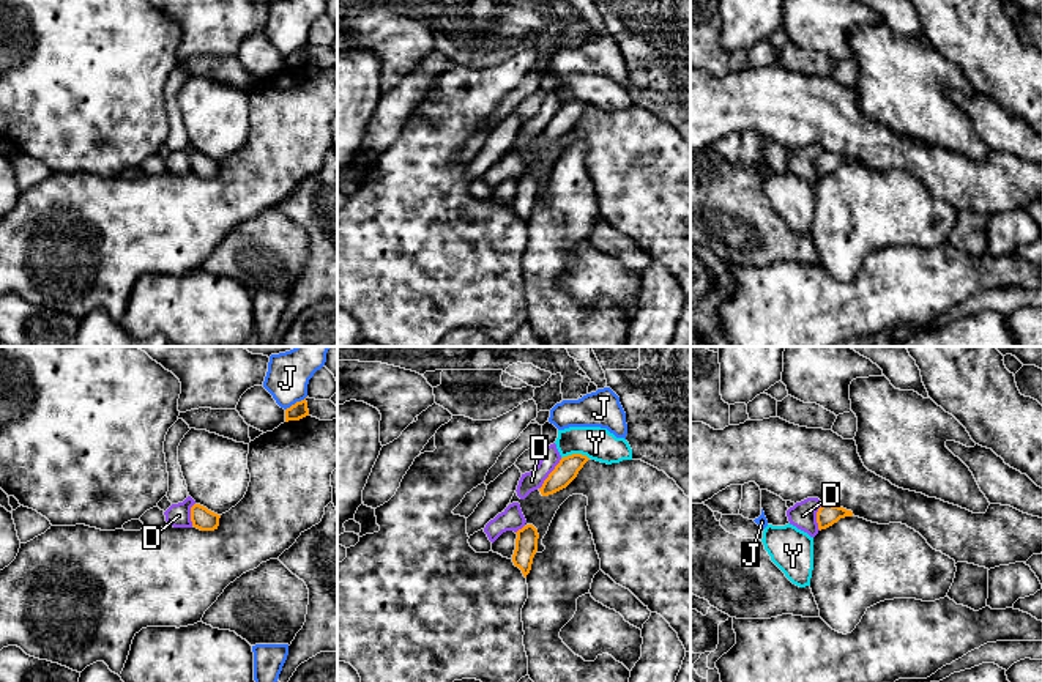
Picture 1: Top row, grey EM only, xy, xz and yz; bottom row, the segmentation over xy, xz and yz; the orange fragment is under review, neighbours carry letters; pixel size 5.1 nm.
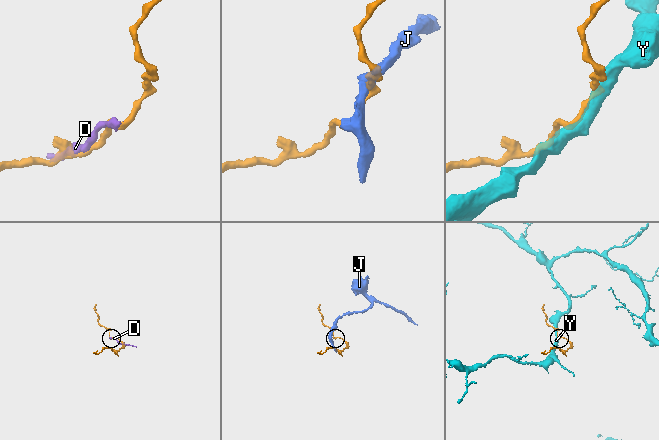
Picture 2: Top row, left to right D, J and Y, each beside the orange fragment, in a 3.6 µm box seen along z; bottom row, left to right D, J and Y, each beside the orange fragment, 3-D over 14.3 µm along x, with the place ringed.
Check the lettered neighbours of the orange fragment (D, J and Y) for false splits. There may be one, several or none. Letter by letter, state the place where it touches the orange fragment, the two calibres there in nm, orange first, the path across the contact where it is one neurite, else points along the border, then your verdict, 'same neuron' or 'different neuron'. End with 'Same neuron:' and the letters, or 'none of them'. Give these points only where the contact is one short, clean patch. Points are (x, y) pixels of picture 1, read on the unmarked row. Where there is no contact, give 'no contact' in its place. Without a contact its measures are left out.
D: xz (549, 122) | 120/100 nm | different neuron
J: xy (297, 49) | 90/220 nm | different neuron
Y: xz (574, 101) | 120/170 nm | different neuron
Same neuron: none of them

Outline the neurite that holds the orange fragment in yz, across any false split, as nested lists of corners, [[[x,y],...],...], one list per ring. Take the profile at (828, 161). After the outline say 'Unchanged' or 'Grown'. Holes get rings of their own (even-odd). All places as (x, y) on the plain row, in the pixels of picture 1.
[[[823,151],[817,159],[818,176],[826,176],[845,164],[853,164],[853,159],[839,153]]]. Unchanged

